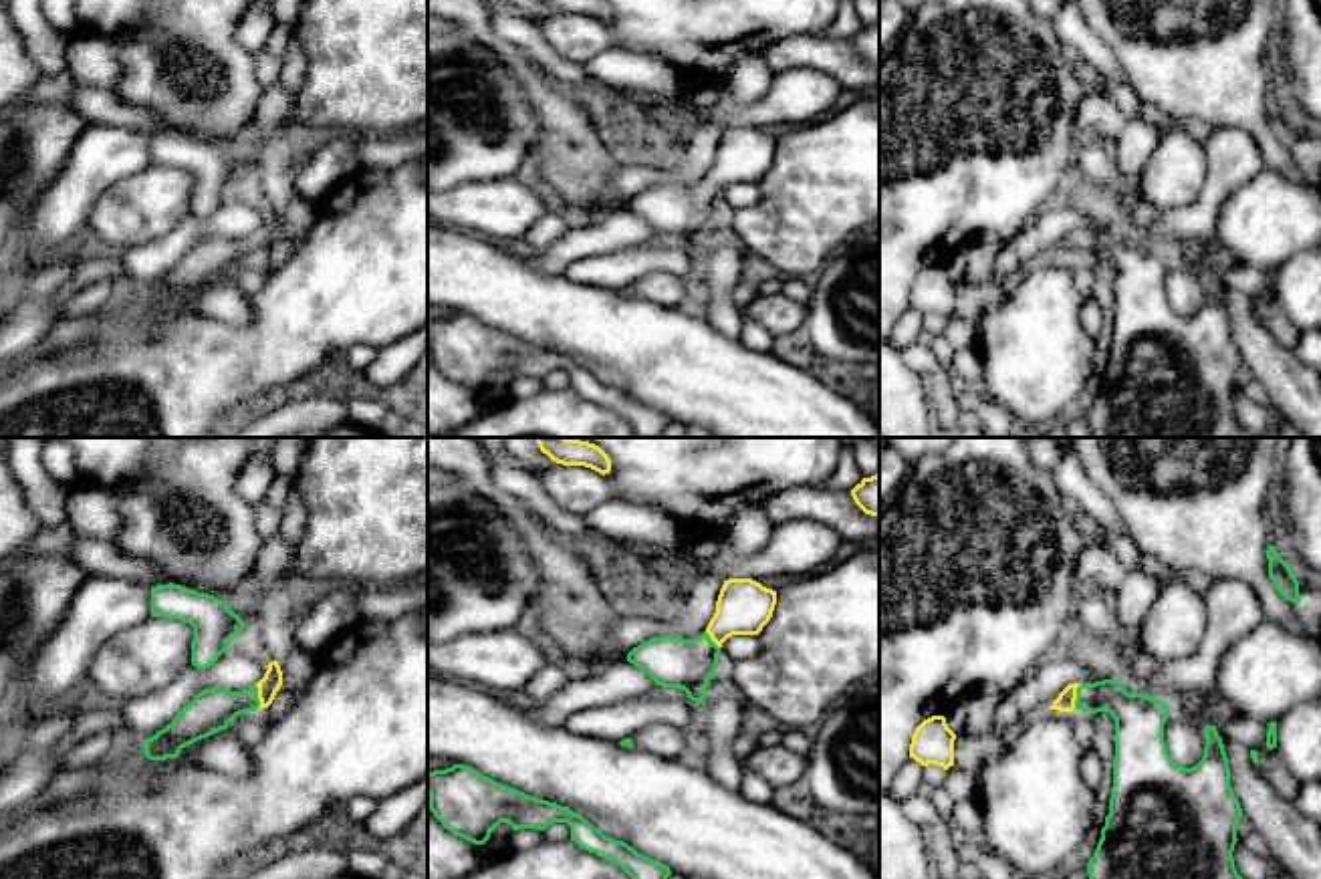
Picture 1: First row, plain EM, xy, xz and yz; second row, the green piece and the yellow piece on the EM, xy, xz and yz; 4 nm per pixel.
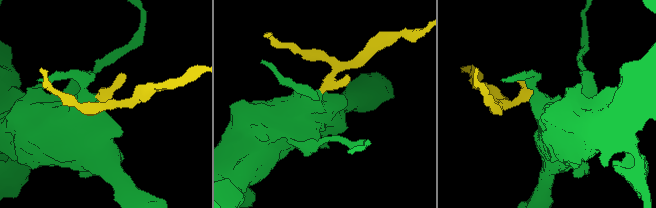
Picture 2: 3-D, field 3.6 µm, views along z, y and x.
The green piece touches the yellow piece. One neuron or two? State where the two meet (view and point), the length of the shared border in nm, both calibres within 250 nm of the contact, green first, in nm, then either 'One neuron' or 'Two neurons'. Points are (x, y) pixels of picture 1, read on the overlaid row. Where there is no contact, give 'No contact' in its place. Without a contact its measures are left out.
Touches green at yz (1077, 696). Shared border 110 nm. Thickness 180 nm (green) against 80 nm. One neuron

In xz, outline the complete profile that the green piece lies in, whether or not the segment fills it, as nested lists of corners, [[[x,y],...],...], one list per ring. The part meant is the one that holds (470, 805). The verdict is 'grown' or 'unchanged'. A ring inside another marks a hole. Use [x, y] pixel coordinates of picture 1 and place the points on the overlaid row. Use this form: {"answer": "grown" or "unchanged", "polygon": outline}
{"answer": "unchanged", "polygon": [[[454,764],[446,770],[428,772],[428,794],[428,808],[444,829],[474,845],[484,845],[500,823],[508,823],[512,831],[545,831],[553,823],[567,823],[571,841],[619,865],[631,879],[668,879],[672,875],[668,865],[637,853],[623,841],[605,837],[569,806],[528,796],[472,766]]]}

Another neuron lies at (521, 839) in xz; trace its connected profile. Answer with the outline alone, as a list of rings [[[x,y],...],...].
[[[518,829],[518,831],[512,831],[508,839],[512,851],[532,849],[543,841],[545,841],[545,835],[538,829]]]

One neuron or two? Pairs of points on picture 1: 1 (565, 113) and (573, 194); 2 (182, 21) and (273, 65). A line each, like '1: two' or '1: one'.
1: one
2: two

